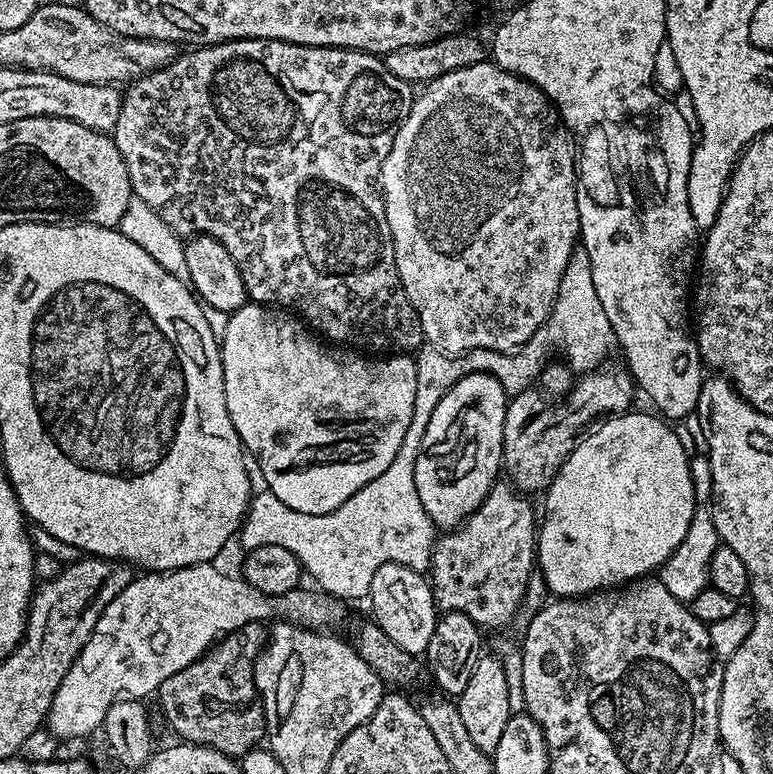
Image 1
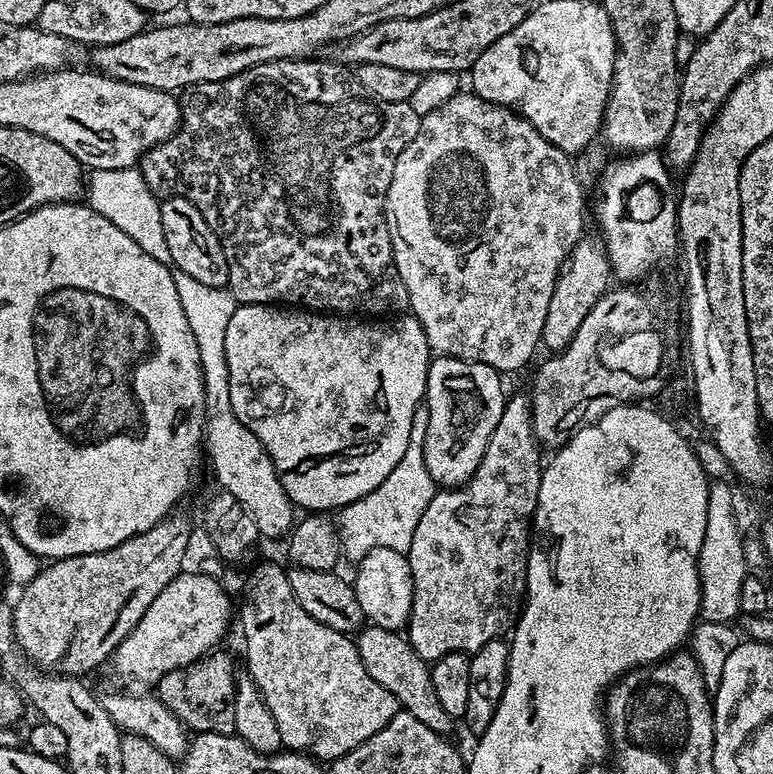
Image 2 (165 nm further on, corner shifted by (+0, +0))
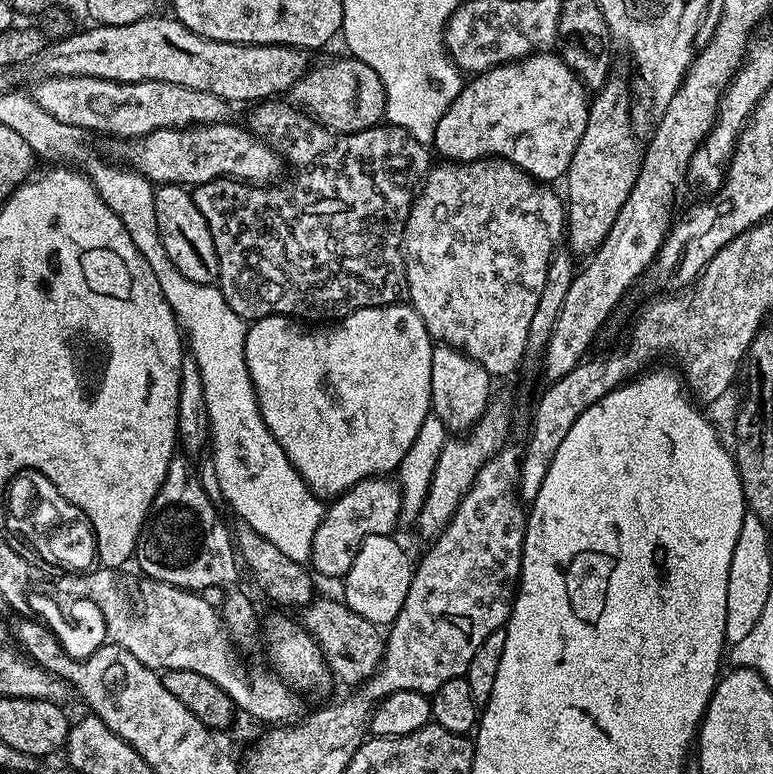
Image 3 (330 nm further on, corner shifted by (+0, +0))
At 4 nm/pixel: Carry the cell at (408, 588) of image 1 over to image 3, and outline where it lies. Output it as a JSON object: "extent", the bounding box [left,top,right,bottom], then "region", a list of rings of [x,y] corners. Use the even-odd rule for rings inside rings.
{"extent":[342,535,414,626],"region":[[[395,535],[368,536],[366,542],[362,542],[362,546],[358,550],[358,558],[354,558],[354,566],[350,566],[350,570],[342,577],[343,602],[348,604],[354,613],[379,626],[391,626],[398,618],[398,614],[402,610],[402,602],[406,602],[406,590],[410,590],[414,571],[414,560],[404,553],[403,546],[396,539]]]}

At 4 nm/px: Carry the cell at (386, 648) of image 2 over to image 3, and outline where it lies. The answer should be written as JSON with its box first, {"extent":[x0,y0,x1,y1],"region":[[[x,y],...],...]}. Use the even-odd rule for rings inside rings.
{"extent":[303,598,385,686],"region":[[[316,598],[313,599],[305,609],[303,609],[303,627],[315,639],[317,645],[323,652],[324,661],[333,677],[347,686],[355,686],[363,680],[368,680],[379,668],[384,659],[385,635],[383,631],[366,618],[350,610],[348,604],[336,598]]]}

